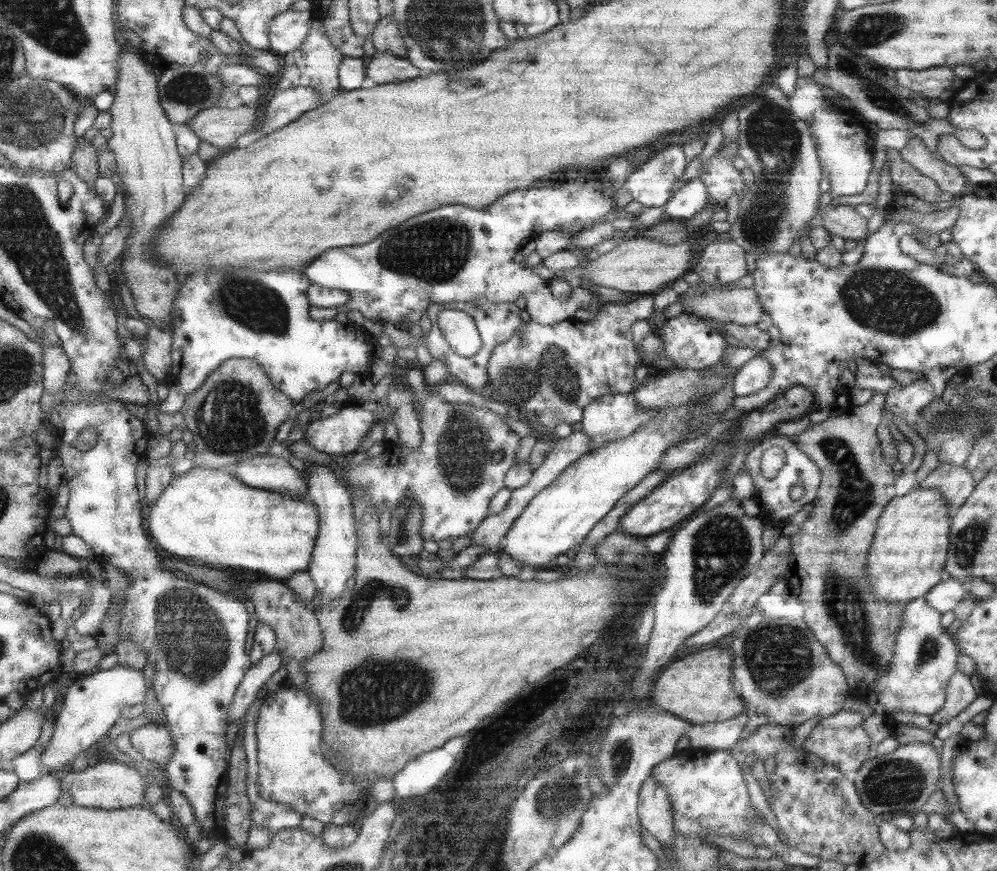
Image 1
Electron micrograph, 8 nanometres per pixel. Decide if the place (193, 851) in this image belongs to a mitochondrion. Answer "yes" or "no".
no

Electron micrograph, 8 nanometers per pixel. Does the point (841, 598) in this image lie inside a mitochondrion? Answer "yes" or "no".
yes

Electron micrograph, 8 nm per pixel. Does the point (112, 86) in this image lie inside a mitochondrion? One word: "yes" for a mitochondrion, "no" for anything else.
no

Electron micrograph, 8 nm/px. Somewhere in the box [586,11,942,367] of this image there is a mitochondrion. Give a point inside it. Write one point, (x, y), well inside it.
(772, 134)

